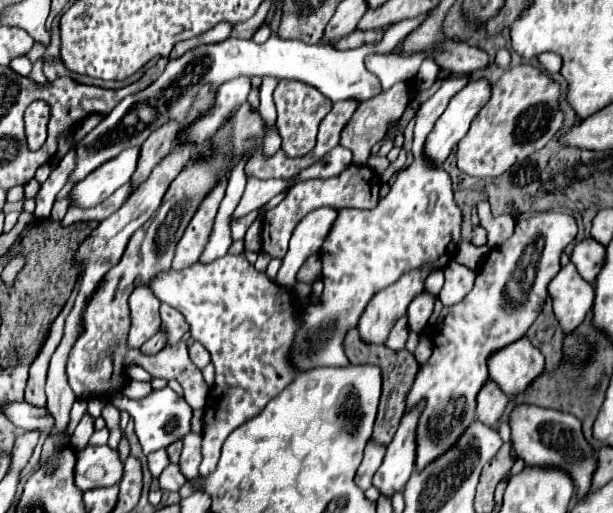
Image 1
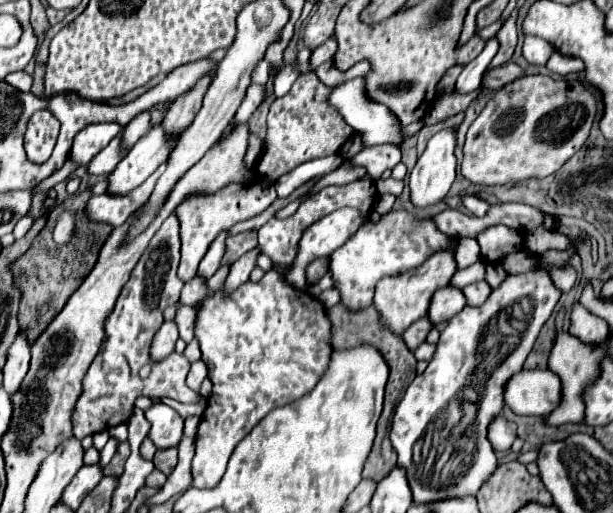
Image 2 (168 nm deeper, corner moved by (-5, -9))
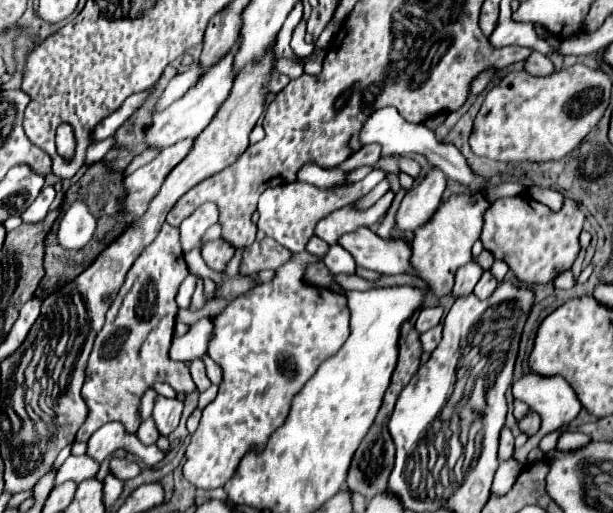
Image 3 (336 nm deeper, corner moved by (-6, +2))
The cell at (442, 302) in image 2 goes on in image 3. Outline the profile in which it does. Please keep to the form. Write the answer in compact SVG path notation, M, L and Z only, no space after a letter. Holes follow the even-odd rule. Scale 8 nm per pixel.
M470 260L464 268L460 268L460 270L456 272L456 282L454 282L452 294L454 294L454 296L466 296L468 292L472 292L474 286L476 286L476 282L480 280L482 272L484 272L484 270L482 270L474 260Z

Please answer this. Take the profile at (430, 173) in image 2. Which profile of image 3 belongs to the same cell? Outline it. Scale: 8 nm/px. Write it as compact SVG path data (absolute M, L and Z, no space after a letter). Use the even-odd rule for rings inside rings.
M432 168L424 180L420 180L410 192L406 192L396 212L394 224L400 230L400 236L410 236L416 228L420 228L432 218L432 214L440 206L444 188L446 188L444 172Z

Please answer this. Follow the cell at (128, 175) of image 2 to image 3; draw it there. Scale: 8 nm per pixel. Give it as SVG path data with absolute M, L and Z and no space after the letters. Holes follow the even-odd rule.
M240 38L234 44L234 48L220 62L216 62L192 88L188 88L188 92L180 100L172 102L166 110L154 114L154 124L146 130L148 146L166 148L166 146L172 146L184 138L196 138L210 124L212 116L218 112L220 104L228 98L228 94L232 90L232 84L236 78L236 70L234 70L236 48L240 48Z

